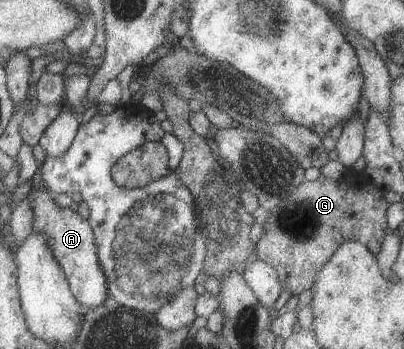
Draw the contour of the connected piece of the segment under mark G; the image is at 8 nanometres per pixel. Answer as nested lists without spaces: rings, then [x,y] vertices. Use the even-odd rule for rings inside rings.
[[[320,175],[317,180],[304,180],[291,192],[289,198],[283,198],[273,210],[269,211],[264,231],[256,243],[258,258],[270,264],[277,270],[282,290],[288,289],[293,296],[299,296],[301,292],[312,288],[317,280],[317,272],[321,266],[325,266],[335,250],[347,241],[359,241],[363,243],[369,252],[379,254],[381,242],[387,230],[388,203],[383,196],[379,196],[379,190],[365,190],[361,184],[351,186],[347,182],[335,182],[333,178]]]

